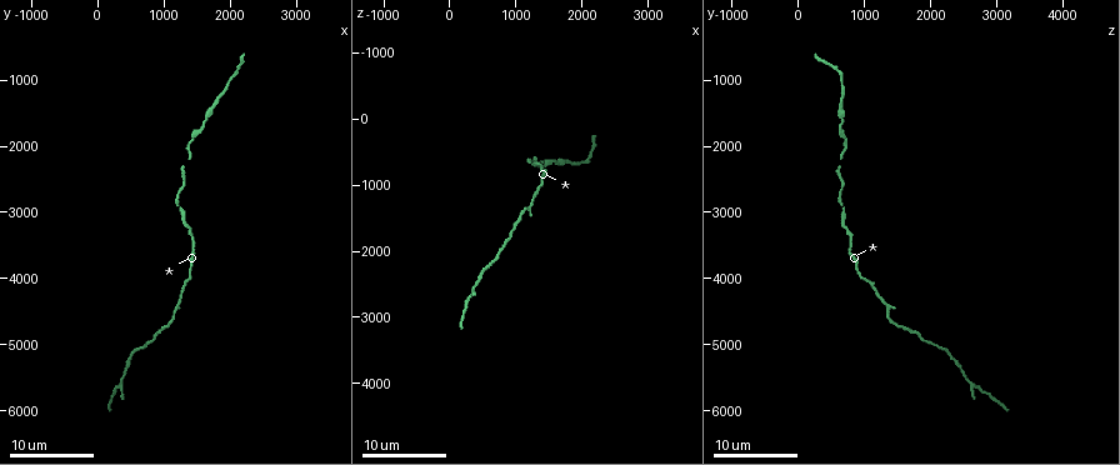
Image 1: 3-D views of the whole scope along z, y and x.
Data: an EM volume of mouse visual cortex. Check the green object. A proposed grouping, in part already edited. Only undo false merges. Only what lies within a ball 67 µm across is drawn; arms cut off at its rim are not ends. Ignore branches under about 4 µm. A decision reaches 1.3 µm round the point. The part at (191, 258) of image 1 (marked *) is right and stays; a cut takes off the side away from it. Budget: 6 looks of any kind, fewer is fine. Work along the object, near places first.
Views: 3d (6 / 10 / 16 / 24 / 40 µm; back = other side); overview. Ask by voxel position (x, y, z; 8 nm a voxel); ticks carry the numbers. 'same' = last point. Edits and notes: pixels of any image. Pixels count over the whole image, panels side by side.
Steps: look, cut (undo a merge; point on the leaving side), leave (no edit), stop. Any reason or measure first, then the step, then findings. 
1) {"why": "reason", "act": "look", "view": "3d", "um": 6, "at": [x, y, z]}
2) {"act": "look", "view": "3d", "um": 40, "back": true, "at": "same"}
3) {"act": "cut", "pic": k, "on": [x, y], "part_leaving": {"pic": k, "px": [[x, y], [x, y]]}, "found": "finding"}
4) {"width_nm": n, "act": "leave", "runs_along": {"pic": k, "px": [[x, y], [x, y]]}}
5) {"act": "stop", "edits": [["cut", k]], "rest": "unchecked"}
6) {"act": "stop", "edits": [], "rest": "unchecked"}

{"why": "thick turns thin", "act": "look", "view": "3d", "um": 16, "at": [1750, 1400, 600]}

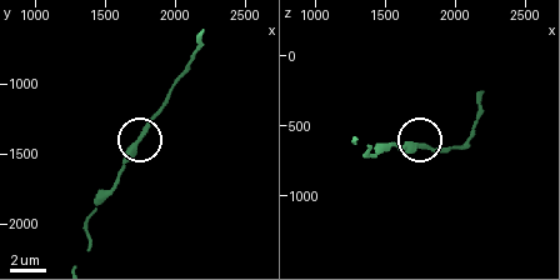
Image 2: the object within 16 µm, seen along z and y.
{"act": "look", "view": "3d", "um": 6, "at": [1740, 1400, 640]}

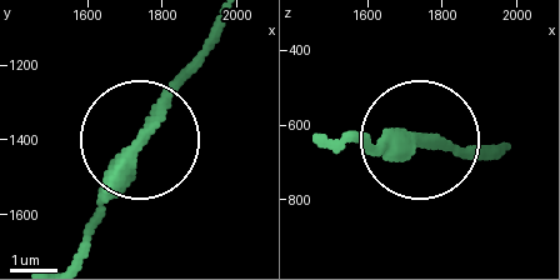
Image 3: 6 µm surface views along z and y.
{"act": "leave", "runs_along": {"pic": 3, "px": [[78, 253], [105, 181], [216, 41]]}, "found": "all the same cell"}

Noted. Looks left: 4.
{"why": "sudden change in width", "act": "look", "view": "3d", "um": 24, "at": [400, 5300, 2450]}

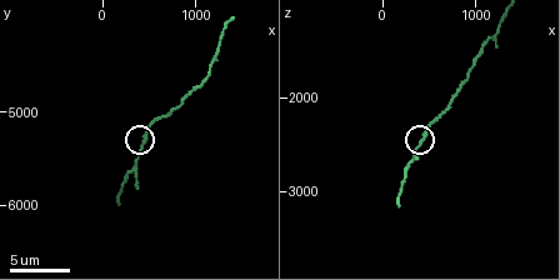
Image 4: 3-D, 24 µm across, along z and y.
{"act": "look", "view": "3d", "um": 6, "at": [450, 5300, 2450]}

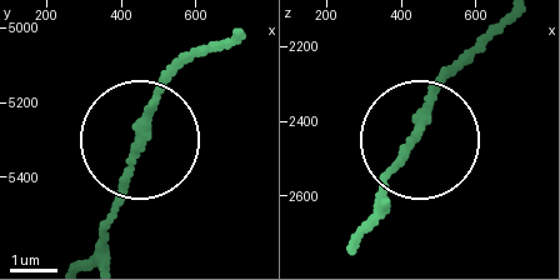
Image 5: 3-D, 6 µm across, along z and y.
{"act": "leave", "found": "continuous, no second cell"}

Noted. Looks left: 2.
{"why": "three-way junction", "act": "look", "view": "3d", "um": 10, "at": [1150, 4500, 1350]}

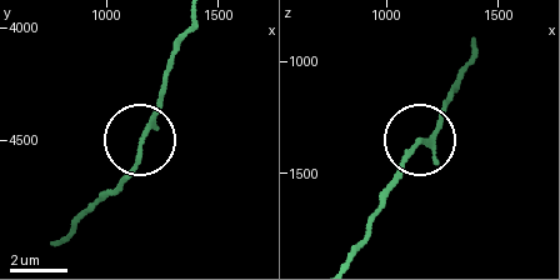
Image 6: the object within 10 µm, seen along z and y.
{"arms": 3, "act": "leave", "runs_along": {"pic": 6, "px": [[191, 23], [136, 165], [115, 191]]}, "found": "continuous, no second cell"}

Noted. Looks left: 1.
{"act": "stop", "edits": [], "rest": "unchecked"}

